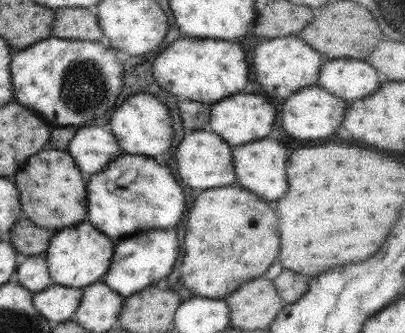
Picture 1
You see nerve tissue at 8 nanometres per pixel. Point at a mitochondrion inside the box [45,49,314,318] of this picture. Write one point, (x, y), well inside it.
(83, 87)

